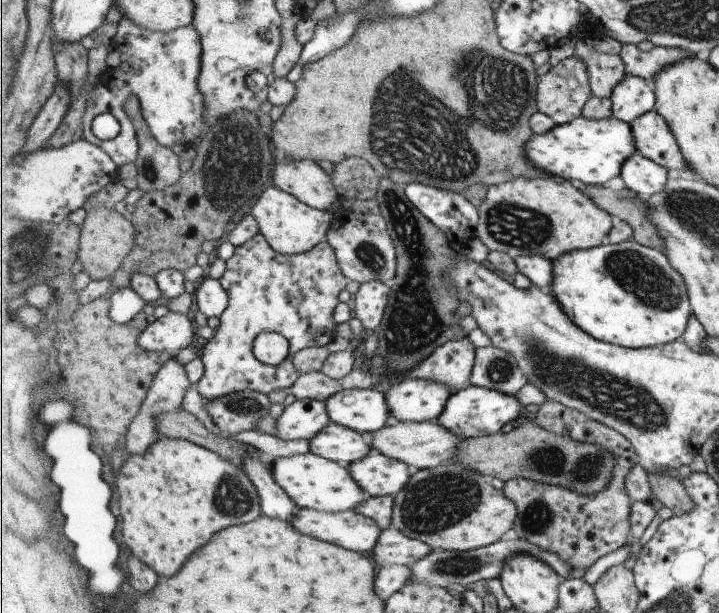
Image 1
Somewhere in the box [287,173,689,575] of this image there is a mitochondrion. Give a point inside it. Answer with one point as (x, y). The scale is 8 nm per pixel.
(415, 325)

